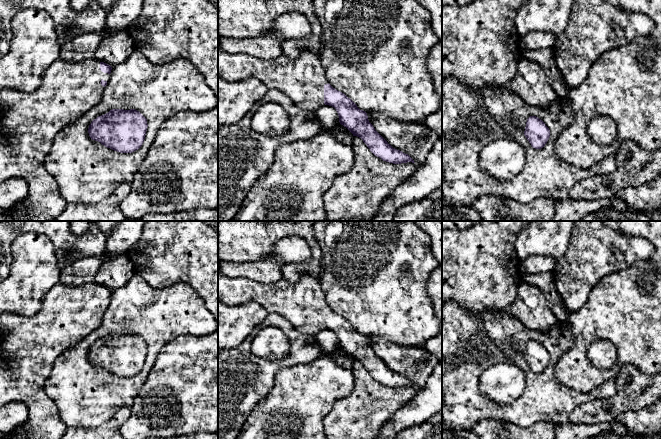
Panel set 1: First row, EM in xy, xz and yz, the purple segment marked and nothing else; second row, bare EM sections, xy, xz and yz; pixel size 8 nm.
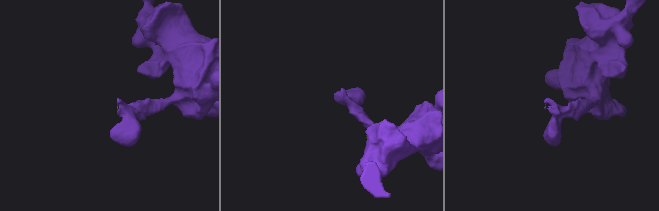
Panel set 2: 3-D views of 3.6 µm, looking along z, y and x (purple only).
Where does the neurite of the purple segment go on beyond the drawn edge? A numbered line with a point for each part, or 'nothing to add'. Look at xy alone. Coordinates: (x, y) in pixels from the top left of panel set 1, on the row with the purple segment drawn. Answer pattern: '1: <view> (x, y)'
1: xy (29, 122)

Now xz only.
1: xz (302, 80)

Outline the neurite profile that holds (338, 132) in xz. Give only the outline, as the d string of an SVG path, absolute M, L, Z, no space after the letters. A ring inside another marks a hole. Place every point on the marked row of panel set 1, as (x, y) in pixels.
M336 126L334 128L328 129L330 134L332 134L335 139L337 139L339 142L351 146L353 141L353 134L350 132L347 132L344 128L341 126Z

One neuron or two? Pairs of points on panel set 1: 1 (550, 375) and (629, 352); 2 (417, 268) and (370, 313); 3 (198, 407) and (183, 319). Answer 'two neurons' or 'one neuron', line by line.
1: two neurons
2: one neuron
3: two neurons

